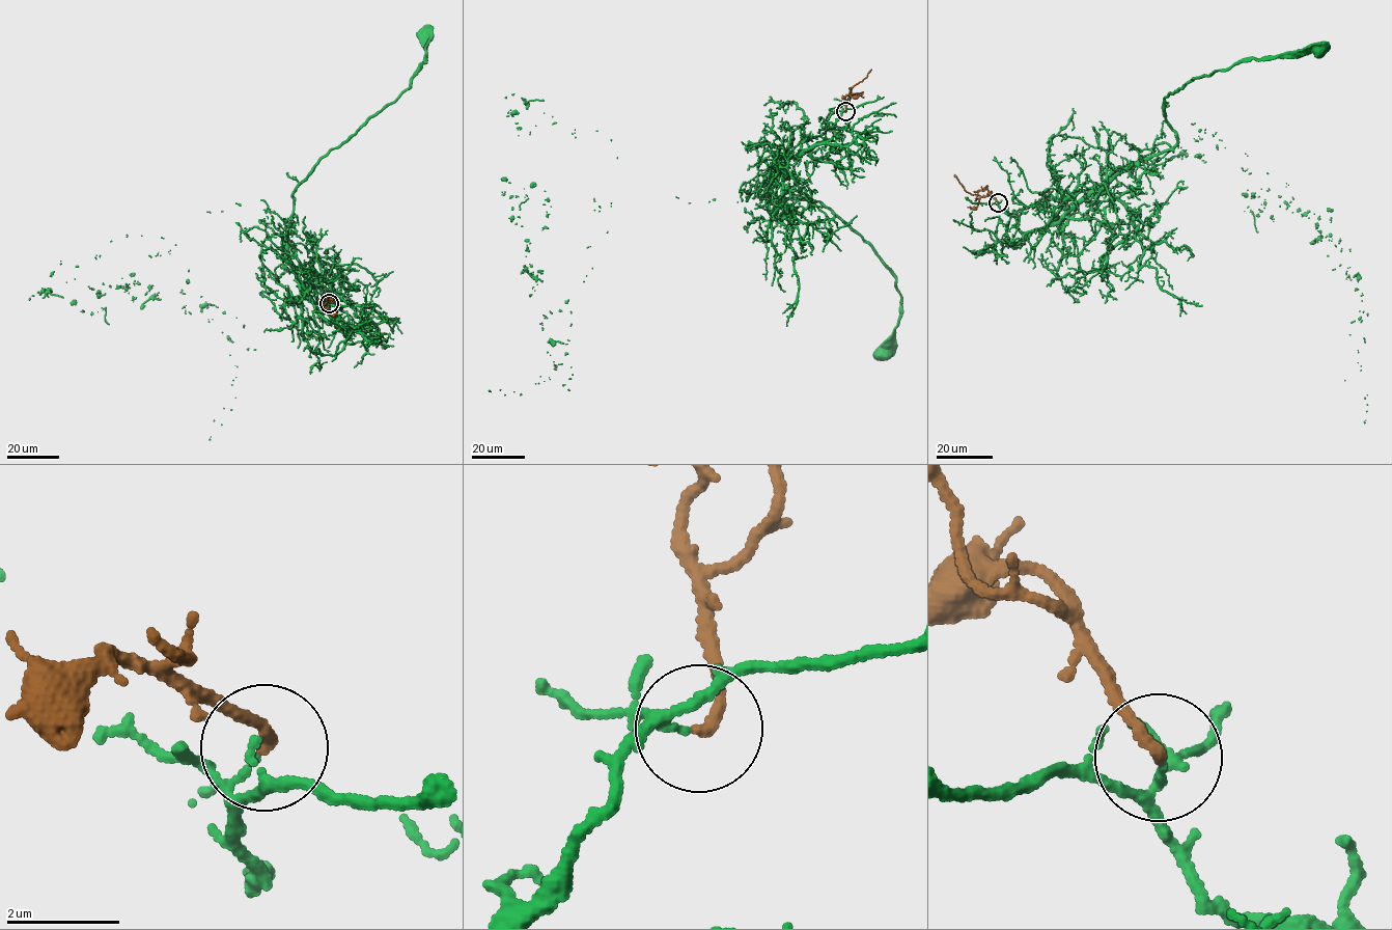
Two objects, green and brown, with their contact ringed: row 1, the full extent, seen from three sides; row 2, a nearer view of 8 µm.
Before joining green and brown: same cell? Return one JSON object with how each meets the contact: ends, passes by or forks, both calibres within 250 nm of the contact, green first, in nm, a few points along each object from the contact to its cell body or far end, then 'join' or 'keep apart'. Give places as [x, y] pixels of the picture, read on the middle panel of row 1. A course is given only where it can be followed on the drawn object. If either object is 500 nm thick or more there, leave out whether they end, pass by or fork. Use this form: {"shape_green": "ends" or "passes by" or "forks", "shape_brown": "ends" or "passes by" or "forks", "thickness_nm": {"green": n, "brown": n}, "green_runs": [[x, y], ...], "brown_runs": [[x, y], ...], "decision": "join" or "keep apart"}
{"shape_green": "passes by", "shape_brown": "ends", "thickness_nm": {"green": 80, "brown": 200}, "green_runs": [[844, 111], [832, 137], [774, 172], [769, 209], [783, 199], [818, 201], [892, 271], [900, 319], [883, 354]], "brown_runs": [[845, 111], [845, 97], [871, 70]], "decision": "keep apart"}

